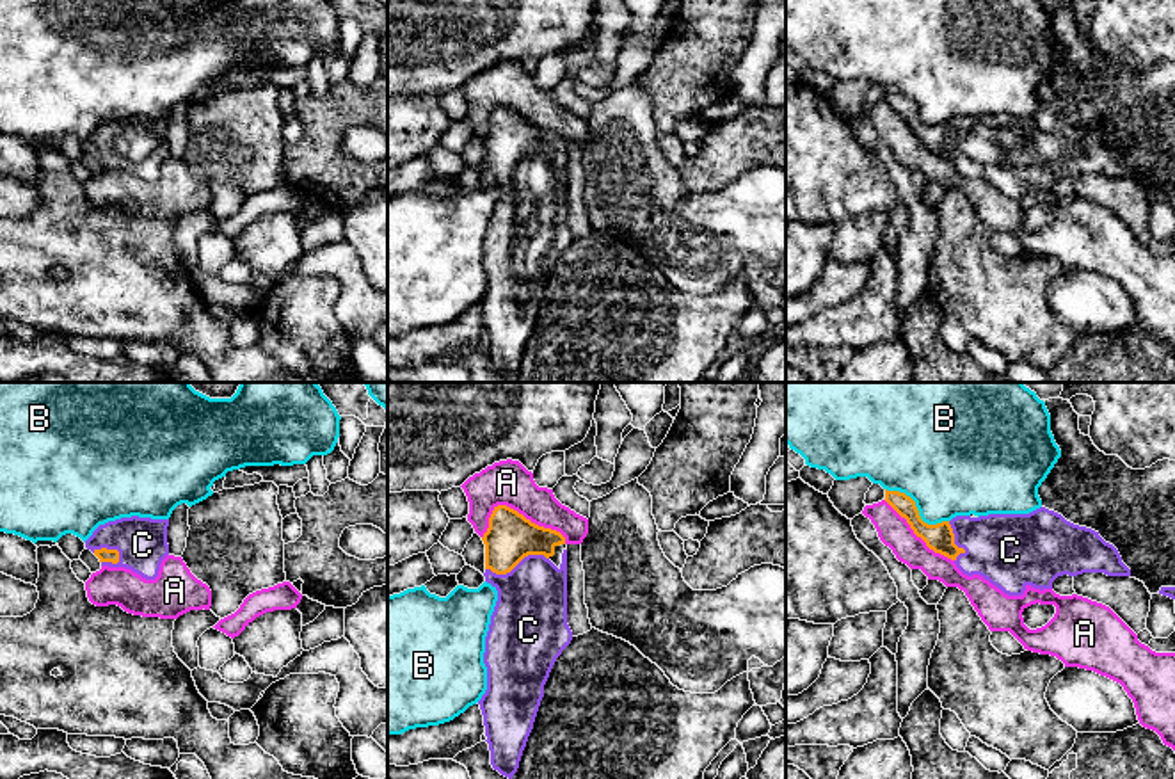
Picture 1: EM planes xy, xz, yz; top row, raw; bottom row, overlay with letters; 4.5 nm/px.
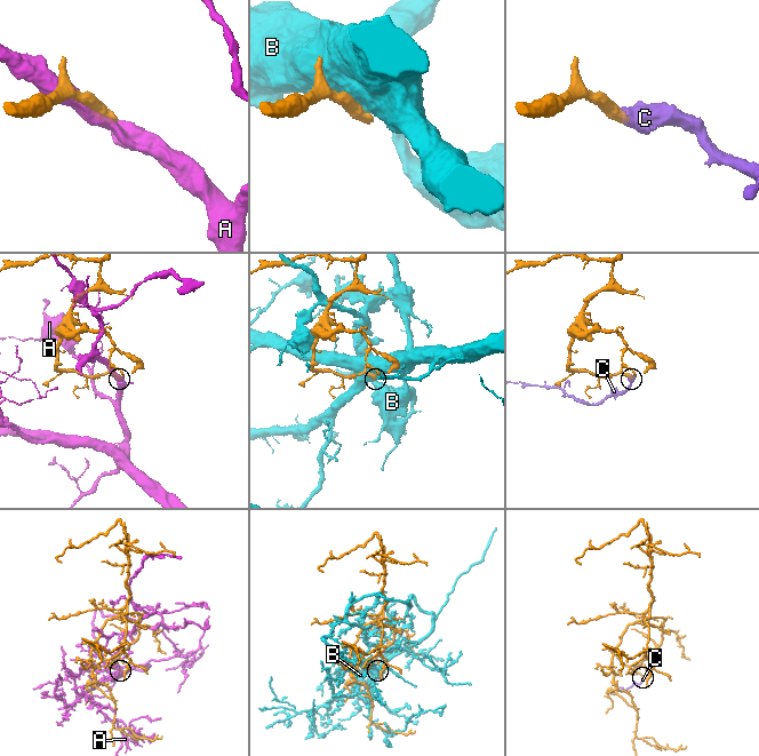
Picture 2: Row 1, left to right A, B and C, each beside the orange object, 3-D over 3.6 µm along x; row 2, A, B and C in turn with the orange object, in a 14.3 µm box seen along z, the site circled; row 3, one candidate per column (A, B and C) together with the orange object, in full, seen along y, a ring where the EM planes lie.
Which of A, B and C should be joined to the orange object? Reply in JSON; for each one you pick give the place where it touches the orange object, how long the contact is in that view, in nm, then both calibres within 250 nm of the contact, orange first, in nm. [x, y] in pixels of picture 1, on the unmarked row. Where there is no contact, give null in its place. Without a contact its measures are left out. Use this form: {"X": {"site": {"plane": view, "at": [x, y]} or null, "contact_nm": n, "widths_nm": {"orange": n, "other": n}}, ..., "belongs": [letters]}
{"C": {"site": {"plane": "xz", "at": [516, 166]}, "contact_nm": 300, "widths_nm": {"orange": 220, "other": 340}}, "belongs": ["C"]}

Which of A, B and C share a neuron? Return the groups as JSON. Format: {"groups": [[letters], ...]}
{"groups": [["A"], ["B"], ["C"]]}

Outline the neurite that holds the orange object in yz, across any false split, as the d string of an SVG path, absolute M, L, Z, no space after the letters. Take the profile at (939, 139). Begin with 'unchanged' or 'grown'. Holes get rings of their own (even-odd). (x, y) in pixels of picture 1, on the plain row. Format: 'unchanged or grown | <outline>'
grown | M885 91L885 103L930 151L951 160L963 176L979 176L1008 197L1022 197L1027 187L1052 190L1052 183L1063 176L1131 178L1118 151L1099 133L1045 108L1029 116L956 117L928 126L905 94Z

